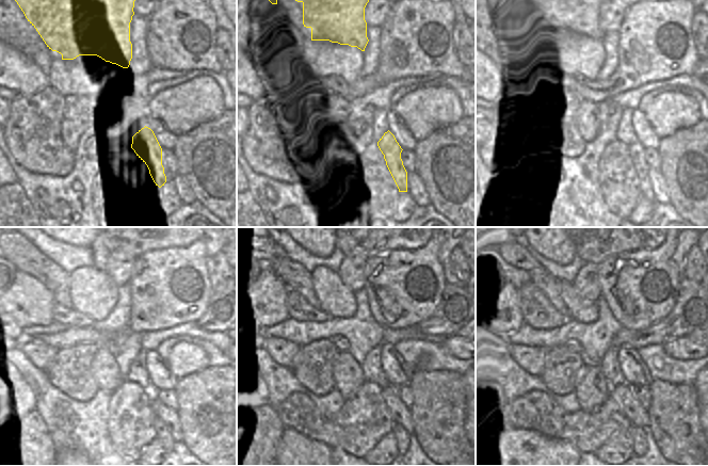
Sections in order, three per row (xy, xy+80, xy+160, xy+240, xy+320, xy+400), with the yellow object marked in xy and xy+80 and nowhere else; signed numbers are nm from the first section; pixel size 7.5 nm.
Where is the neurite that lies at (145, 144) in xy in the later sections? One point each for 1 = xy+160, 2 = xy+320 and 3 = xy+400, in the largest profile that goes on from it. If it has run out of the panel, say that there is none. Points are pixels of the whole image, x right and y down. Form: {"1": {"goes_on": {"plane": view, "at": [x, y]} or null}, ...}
{"1": {"goes_on": {"plane": "xy+160", "at": [636, 150]}}, "2": {"goes_on": {"plane": "xy+320", "at": [402, 436]}}, "3": {"goes_on": {"plane": "xy+400", "at": [640, 444]}}}

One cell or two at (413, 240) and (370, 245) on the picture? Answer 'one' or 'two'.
one

